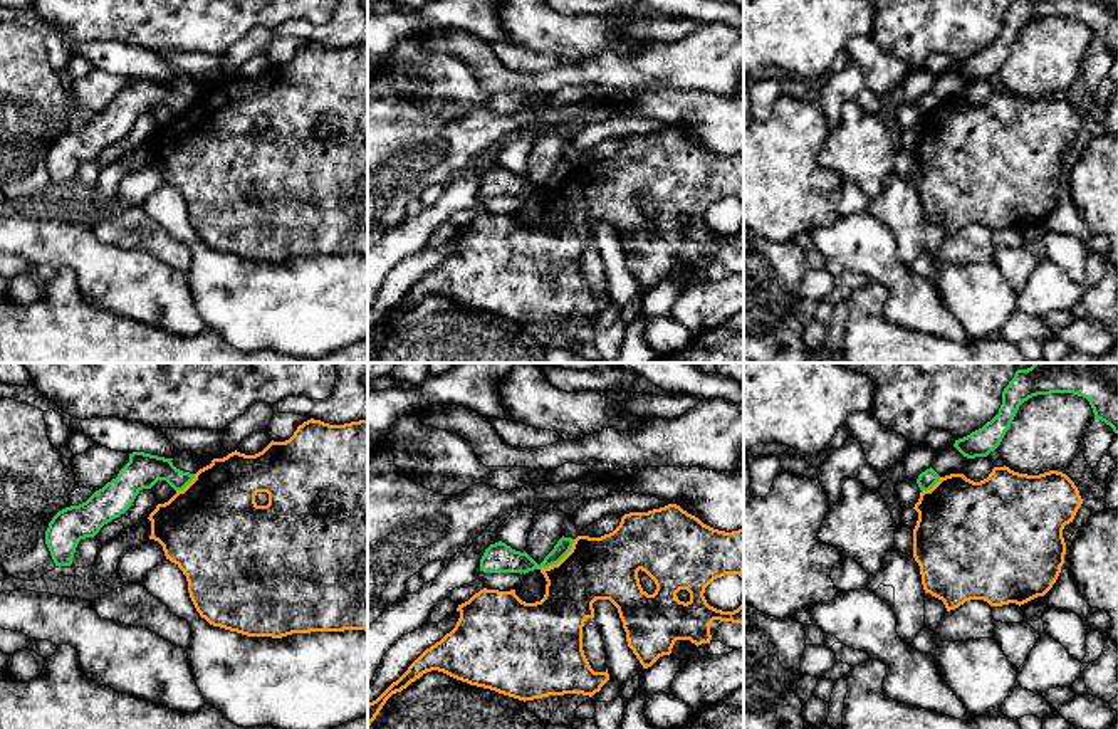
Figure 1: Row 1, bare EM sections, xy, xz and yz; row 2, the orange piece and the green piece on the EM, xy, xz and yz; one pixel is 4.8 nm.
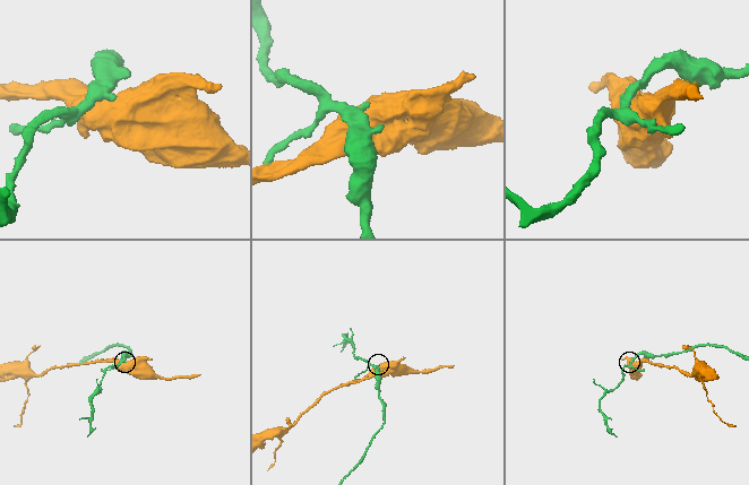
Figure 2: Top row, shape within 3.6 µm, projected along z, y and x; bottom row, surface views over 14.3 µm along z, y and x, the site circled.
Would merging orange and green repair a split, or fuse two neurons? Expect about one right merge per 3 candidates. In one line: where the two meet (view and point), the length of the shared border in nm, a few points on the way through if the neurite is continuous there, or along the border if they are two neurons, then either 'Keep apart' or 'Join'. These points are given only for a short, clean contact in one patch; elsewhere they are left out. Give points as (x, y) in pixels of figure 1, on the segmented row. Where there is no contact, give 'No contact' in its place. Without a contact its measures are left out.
Touches orange at xz (561, 560). Shared border 220 nm. Boundary: xz (574, 540), (573, 546), (556, 563), (539, 568). Keep apart

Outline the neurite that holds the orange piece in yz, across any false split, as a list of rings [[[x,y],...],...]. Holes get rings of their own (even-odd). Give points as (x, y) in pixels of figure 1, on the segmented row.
[[[994,467],[987,479],[974,482],[964,474],[950,474],[920,492],[915,504],[918,521],[913,529],[913,558],[920,566],[925,593],[943,601],[947,611],[970,600],[984,600],[990,606],[1024,605],[1044,596],[1056,583],[1064,564],[1066,543],[1063,529],[1073,522],[1083,499],[1074,482],[1063,472],[1049,470],[1027,475],[1009,467]]]

